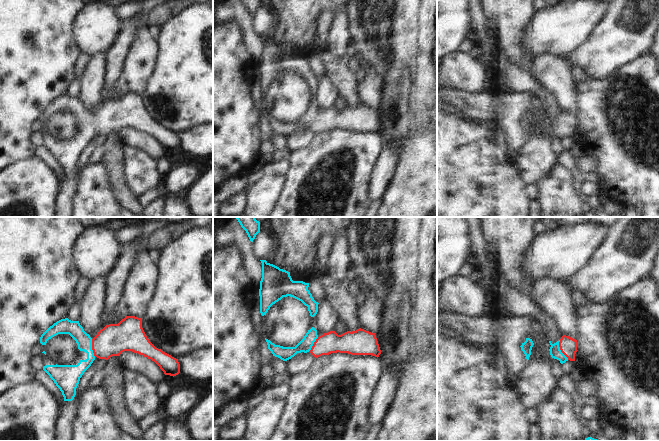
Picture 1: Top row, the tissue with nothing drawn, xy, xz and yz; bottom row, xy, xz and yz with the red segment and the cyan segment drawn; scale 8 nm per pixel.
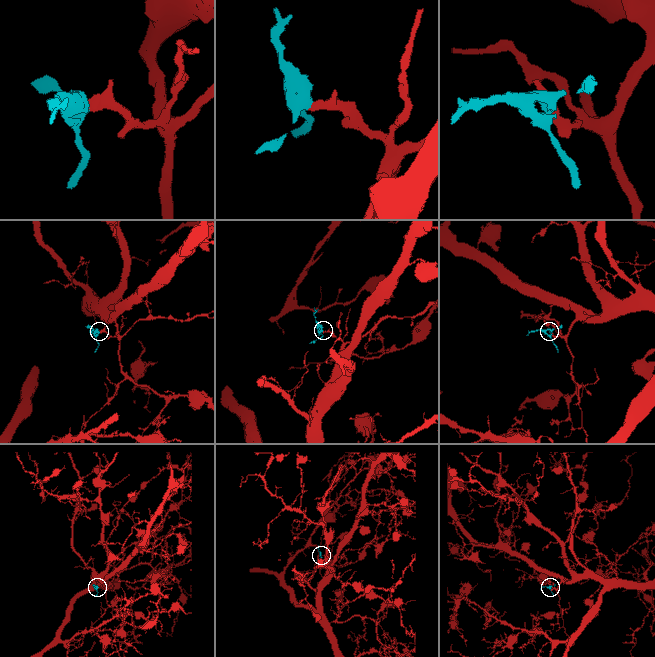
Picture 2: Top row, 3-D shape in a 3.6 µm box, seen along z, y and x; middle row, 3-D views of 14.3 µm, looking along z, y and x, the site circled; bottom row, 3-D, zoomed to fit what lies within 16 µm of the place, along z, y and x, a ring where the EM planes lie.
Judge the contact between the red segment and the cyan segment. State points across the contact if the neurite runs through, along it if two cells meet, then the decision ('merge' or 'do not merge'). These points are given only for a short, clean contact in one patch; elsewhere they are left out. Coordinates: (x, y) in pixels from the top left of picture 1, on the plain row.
across yz (568, 122), (565, 125), (560, 125), (555, 128) | merge

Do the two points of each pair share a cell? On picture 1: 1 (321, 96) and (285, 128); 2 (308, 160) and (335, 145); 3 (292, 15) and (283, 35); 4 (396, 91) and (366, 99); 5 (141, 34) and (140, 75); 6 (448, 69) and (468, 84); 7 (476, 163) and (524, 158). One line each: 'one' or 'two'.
1: two
2: one
3: one
4: two
5: one
6: one
7: two

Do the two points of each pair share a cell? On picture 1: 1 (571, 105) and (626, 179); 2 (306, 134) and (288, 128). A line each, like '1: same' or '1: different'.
1: different
2: different

